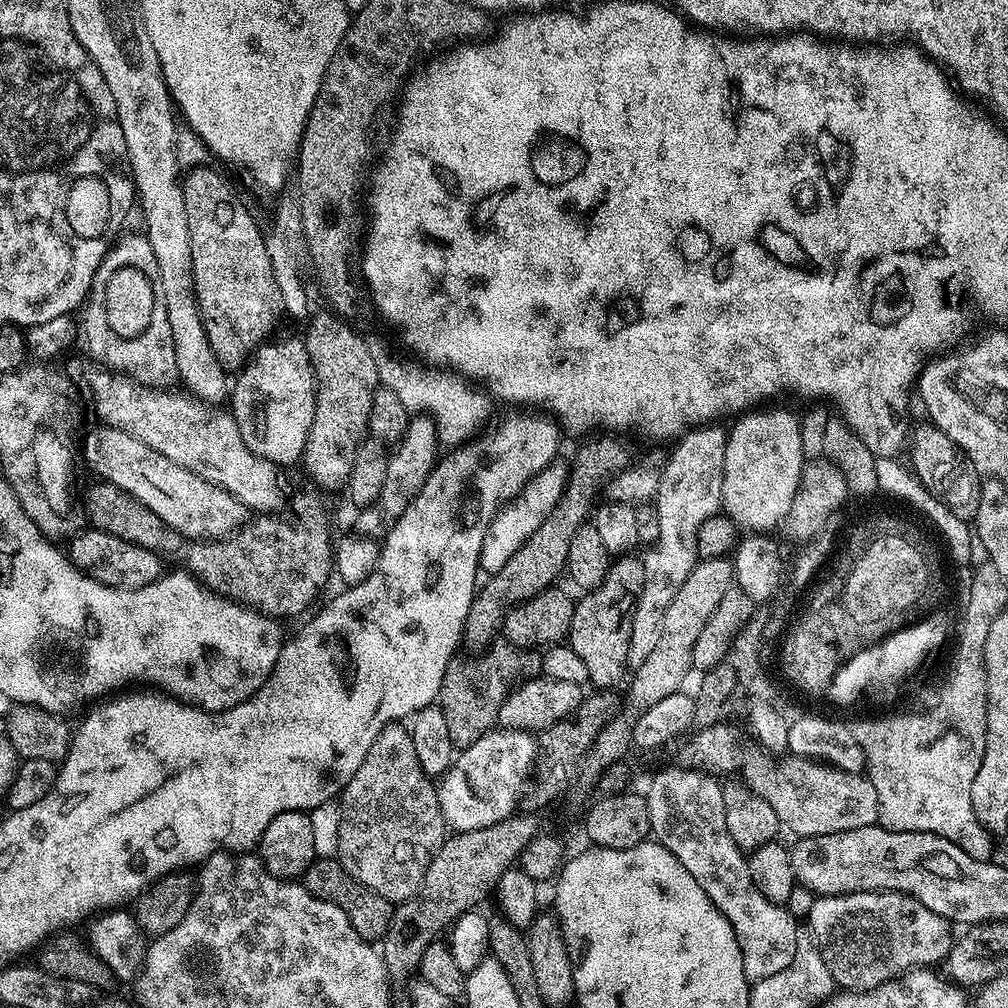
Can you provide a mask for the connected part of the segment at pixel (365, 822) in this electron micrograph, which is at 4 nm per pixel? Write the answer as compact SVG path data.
M403 723L387 724L338 797L340 820L336 859L359 884L396 906L420 890L426 870L448 834L437 789L419 765L411 736Z

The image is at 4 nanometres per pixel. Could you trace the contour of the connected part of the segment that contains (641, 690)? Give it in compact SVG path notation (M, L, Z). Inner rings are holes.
M718 556L709 560L700 560L692 567L686 582L682 582L678 594L674 594L674 602L670 602L670 606L666 606L666 618L662 618L658 643L655 644L653 652L650 653L650 658L646 658L646 662L642 662L642 666L635 669L632 674L632 685L628 688L628 702L626 698L626 704L633 708L633 713L641 713L645 708L654 706L654 702L662 702L662 698L681 691L685 687L684 679L687 678L688 672L693 671L694 642L698 642L698 634L702 634L702 626L706 626L710 614L714 614L718 602L722 602L722 594L726 594L726 590L730 590L733 586L734 573L731 559Z

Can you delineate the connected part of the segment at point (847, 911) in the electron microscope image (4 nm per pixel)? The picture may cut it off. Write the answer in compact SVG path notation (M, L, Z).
M851 892L845 896L816 896L806 924L812 939L816 941L816 949L822 954L822 962L826 962L826 970L830 970L833 985L848 994L874 992L883 989L883 984L890 983L895 976L911 968L924 968L939 960L947 961L954 943L953 925L903 892Z

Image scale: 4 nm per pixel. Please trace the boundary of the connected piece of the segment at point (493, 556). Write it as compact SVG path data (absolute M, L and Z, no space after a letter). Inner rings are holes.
M560 458L553 460L524 487L515 500L501 508L500 513L493 518L480 551L481 573L491 574L502 570L502 566L506 566L506 562L510 562L512 555L524 545L526 538L530 538L530 534L534 534L534 530L542 526L546 514L550 514L550 510L558 502L567 480L568 468L562 460Z

